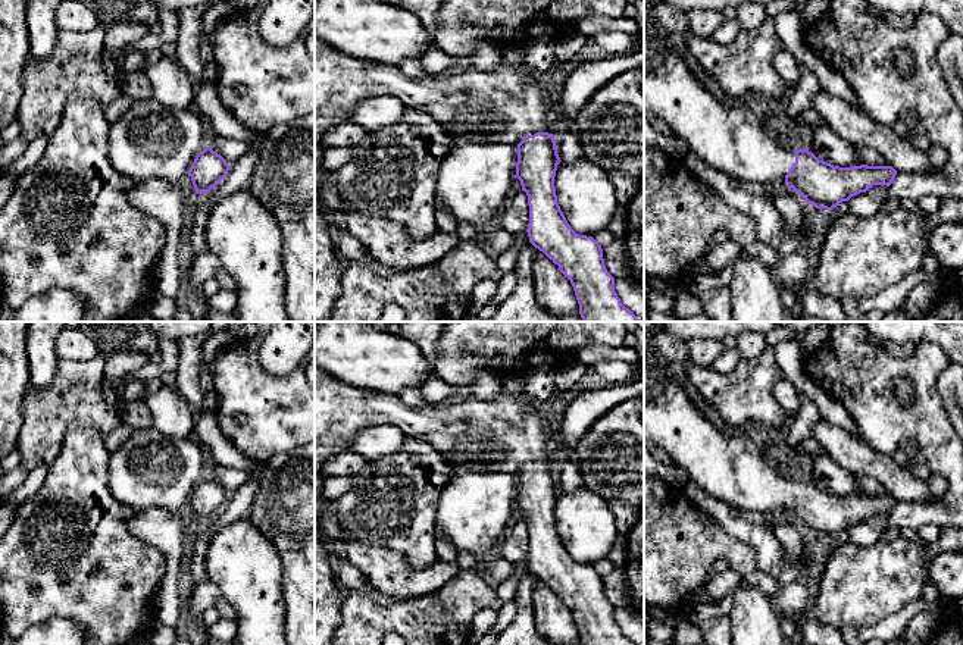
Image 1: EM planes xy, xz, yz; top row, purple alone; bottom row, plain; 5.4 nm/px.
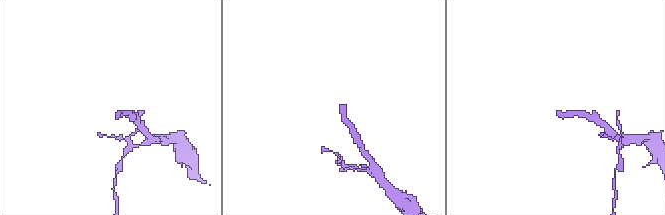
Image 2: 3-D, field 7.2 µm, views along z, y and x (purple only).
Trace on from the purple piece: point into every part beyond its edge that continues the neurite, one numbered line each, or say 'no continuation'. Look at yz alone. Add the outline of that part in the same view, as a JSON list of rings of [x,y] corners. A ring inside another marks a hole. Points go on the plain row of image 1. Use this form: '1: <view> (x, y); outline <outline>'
1: yz (727, 466); outline [[[644,334],[644,444],[665,450],[706,492],[738,511],[766,514],[772,522],[788,517],[787,501],[795,492],[792,478],[779,475],[742,433],[729,433],[706,419],[675,379],[669,360]]]

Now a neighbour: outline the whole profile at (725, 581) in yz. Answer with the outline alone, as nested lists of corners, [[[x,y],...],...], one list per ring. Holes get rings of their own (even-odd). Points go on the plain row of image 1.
[[[732,569],[717,572],[707,585],[707,601],[719,604],[741,583],[740,574]]]

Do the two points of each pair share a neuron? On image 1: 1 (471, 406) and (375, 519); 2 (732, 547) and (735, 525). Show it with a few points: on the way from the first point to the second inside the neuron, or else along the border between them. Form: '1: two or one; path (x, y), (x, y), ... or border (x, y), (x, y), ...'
1: two; border (406, 435), (424, 438), (446, 460)
2: two; border (709, 514), (750, 547), (756, 564)

